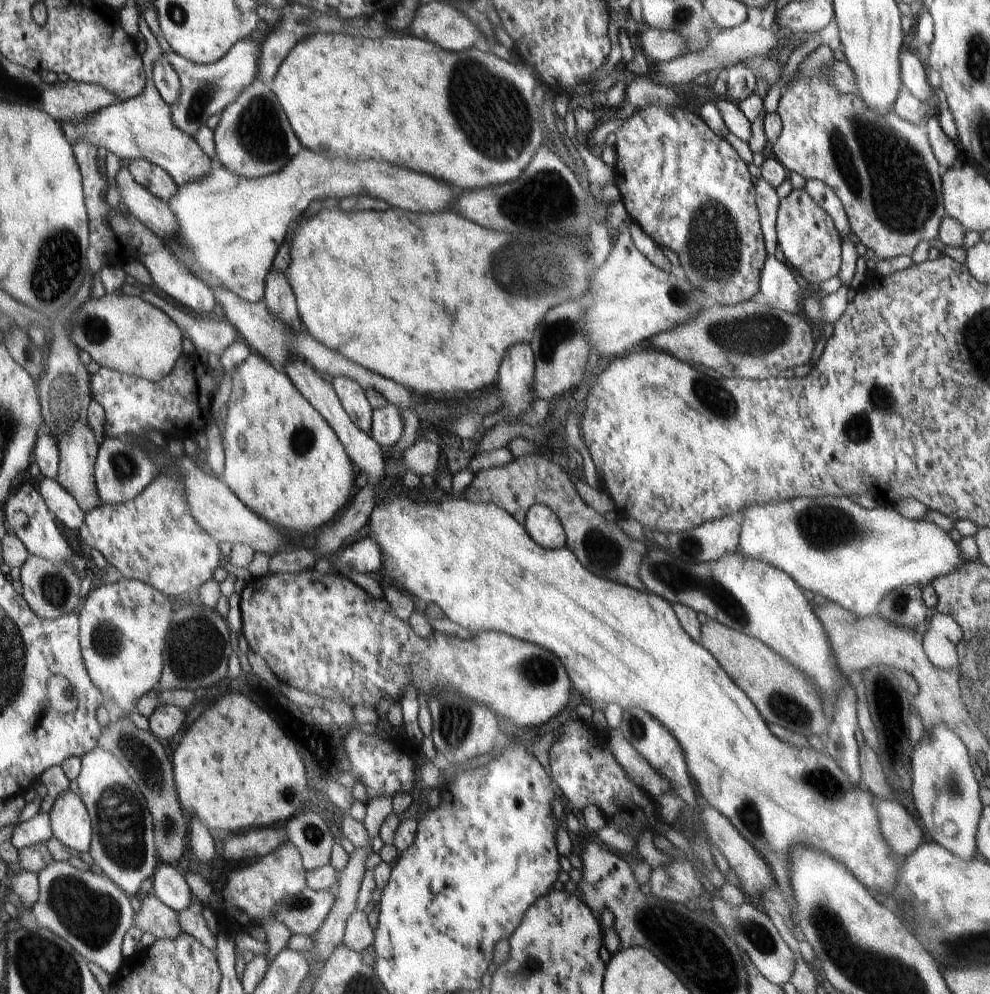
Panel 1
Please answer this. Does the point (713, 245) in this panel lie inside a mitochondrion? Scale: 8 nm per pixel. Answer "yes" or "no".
yes

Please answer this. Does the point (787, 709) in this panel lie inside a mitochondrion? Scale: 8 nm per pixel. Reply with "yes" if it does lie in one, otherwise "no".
yes

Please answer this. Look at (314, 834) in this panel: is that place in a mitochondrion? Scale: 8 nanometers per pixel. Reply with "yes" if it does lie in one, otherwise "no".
yes

